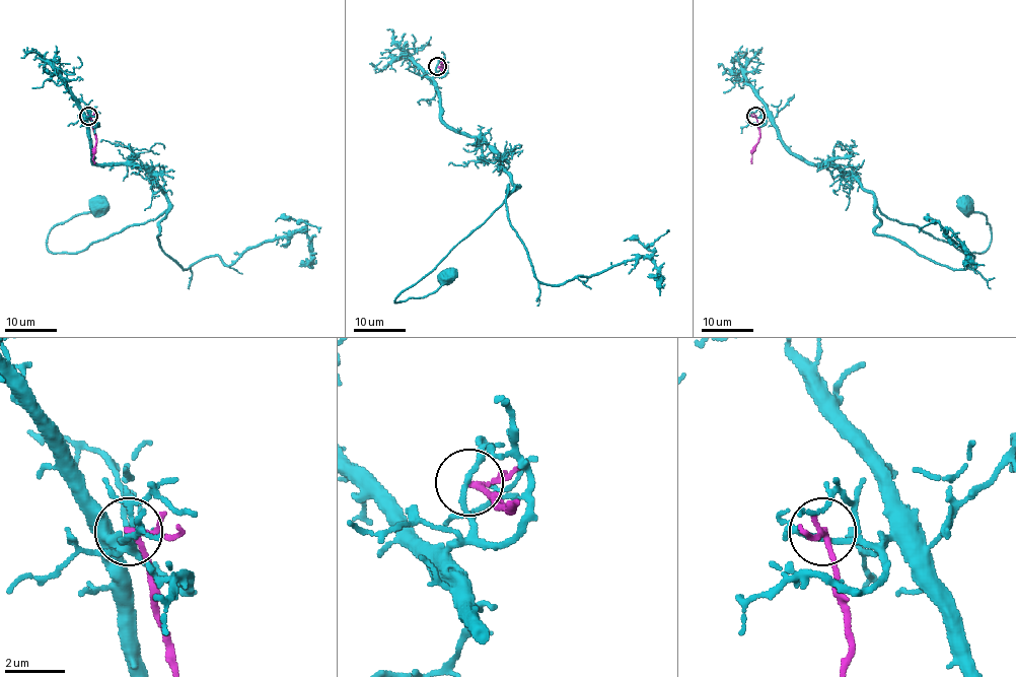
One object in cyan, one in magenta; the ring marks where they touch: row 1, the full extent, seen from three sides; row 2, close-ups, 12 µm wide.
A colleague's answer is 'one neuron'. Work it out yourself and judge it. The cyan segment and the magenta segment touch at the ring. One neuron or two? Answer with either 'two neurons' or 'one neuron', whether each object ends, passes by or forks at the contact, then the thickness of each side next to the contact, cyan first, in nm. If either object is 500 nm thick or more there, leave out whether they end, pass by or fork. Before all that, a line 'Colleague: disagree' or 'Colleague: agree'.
Colleague: disagree
two neurons | cyan passes by | magenta forks | 170/130 nm

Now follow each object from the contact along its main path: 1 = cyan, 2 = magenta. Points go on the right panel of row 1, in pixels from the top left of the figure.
1: (755, 116), (768, 117), (792, 152), (853, 177), (891, 219), (961, 252), (984, 252), (991, 227), (964, 204)
2: (755, 116), (759, 133), (751, 163)

